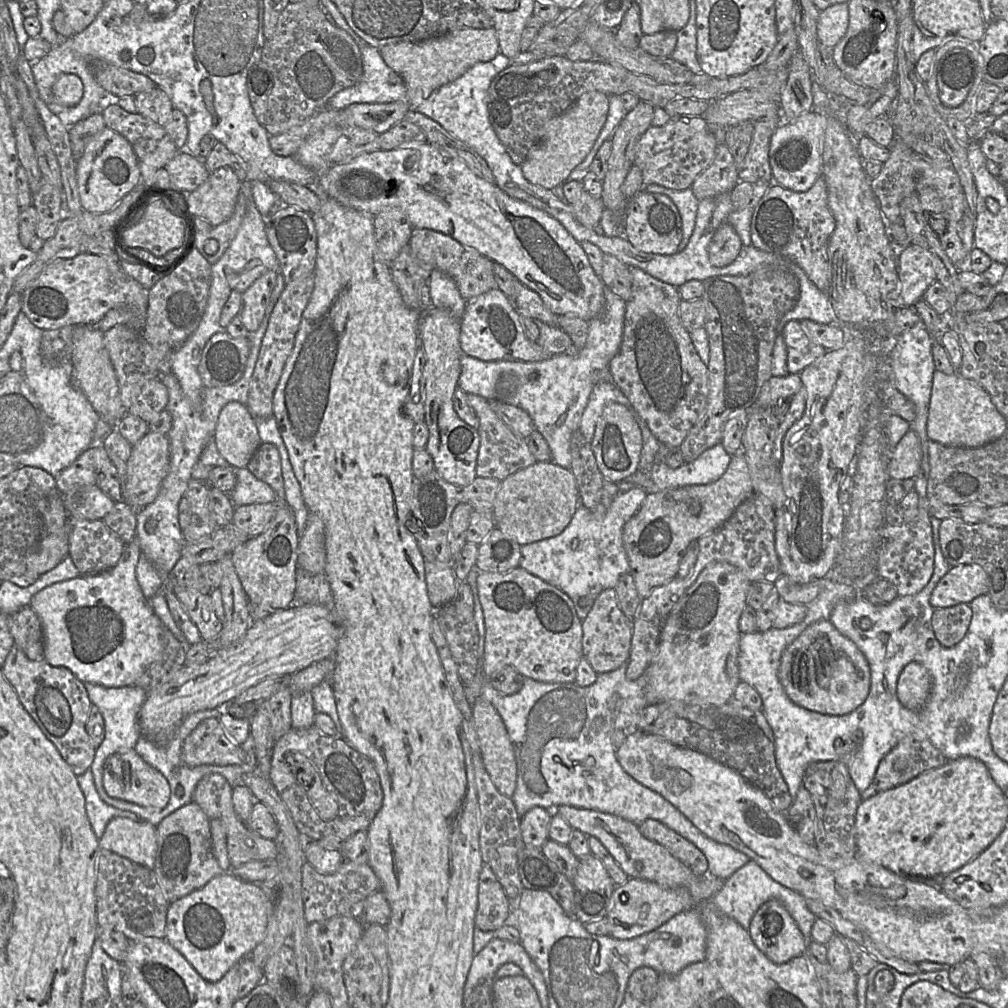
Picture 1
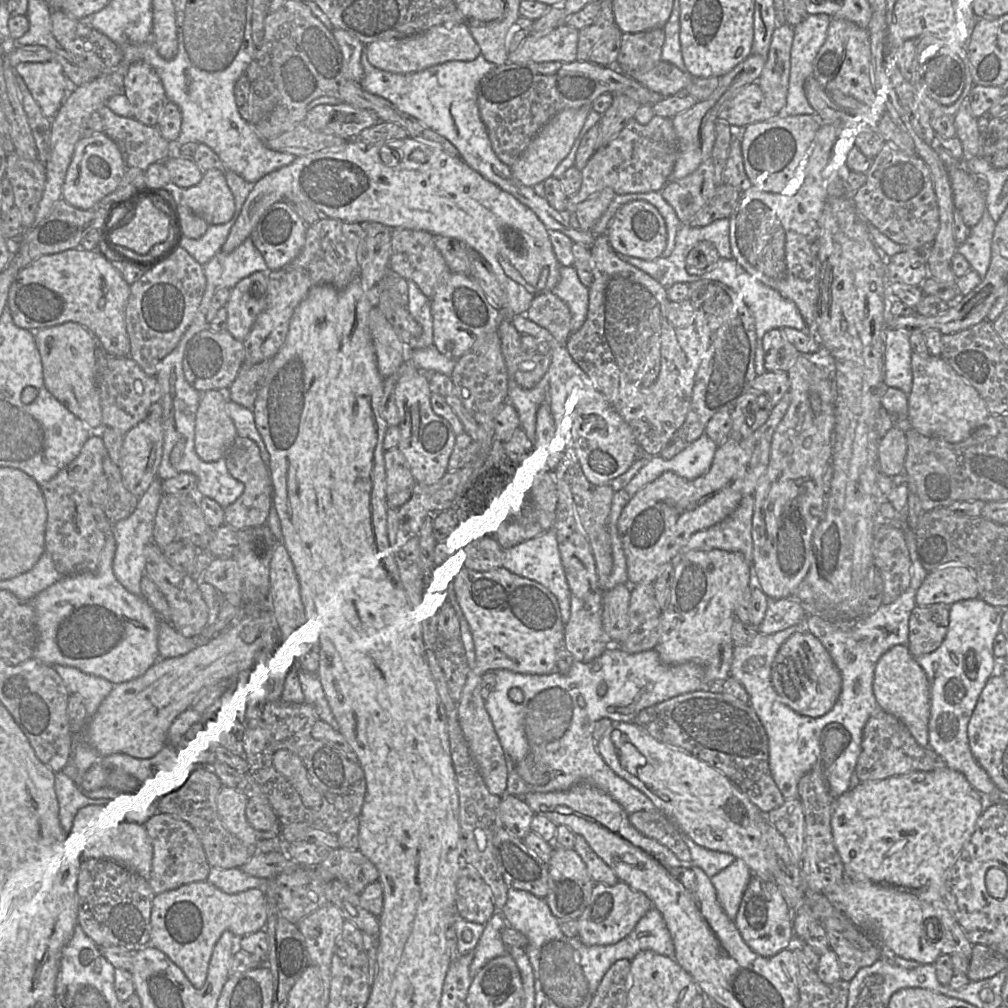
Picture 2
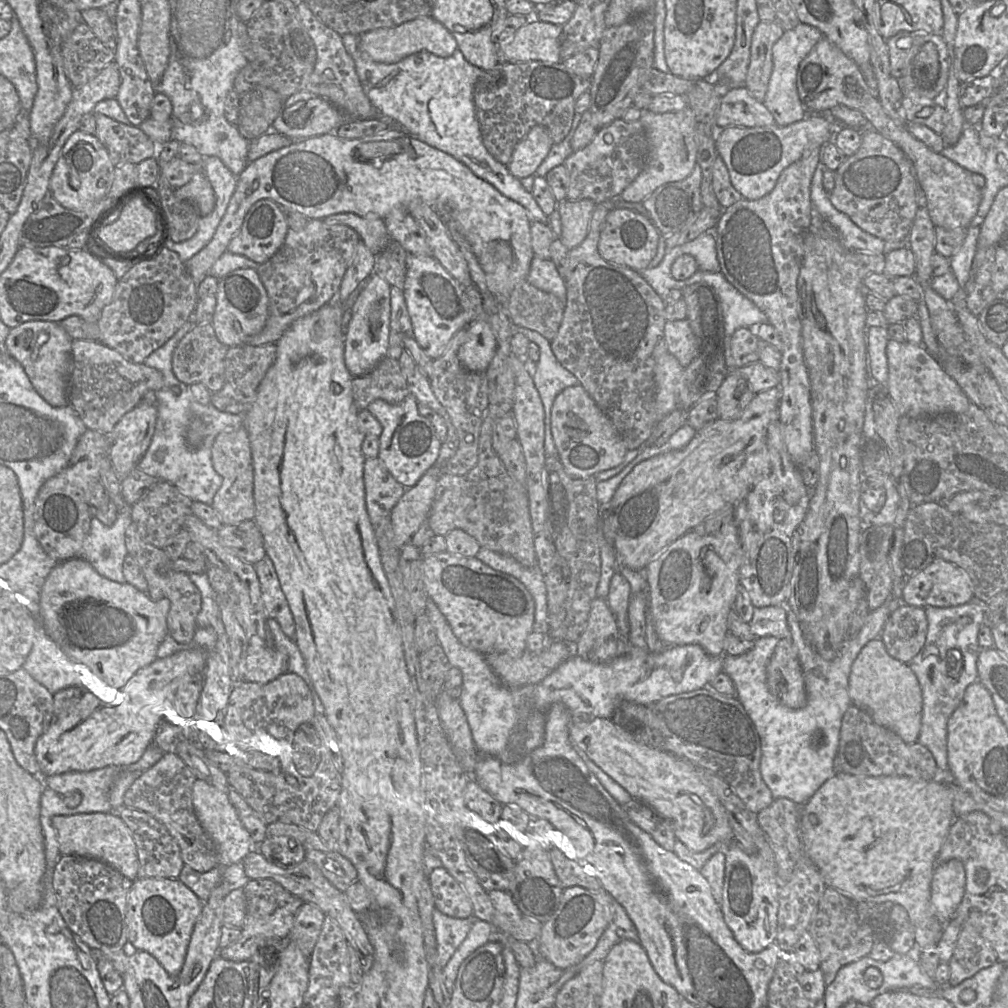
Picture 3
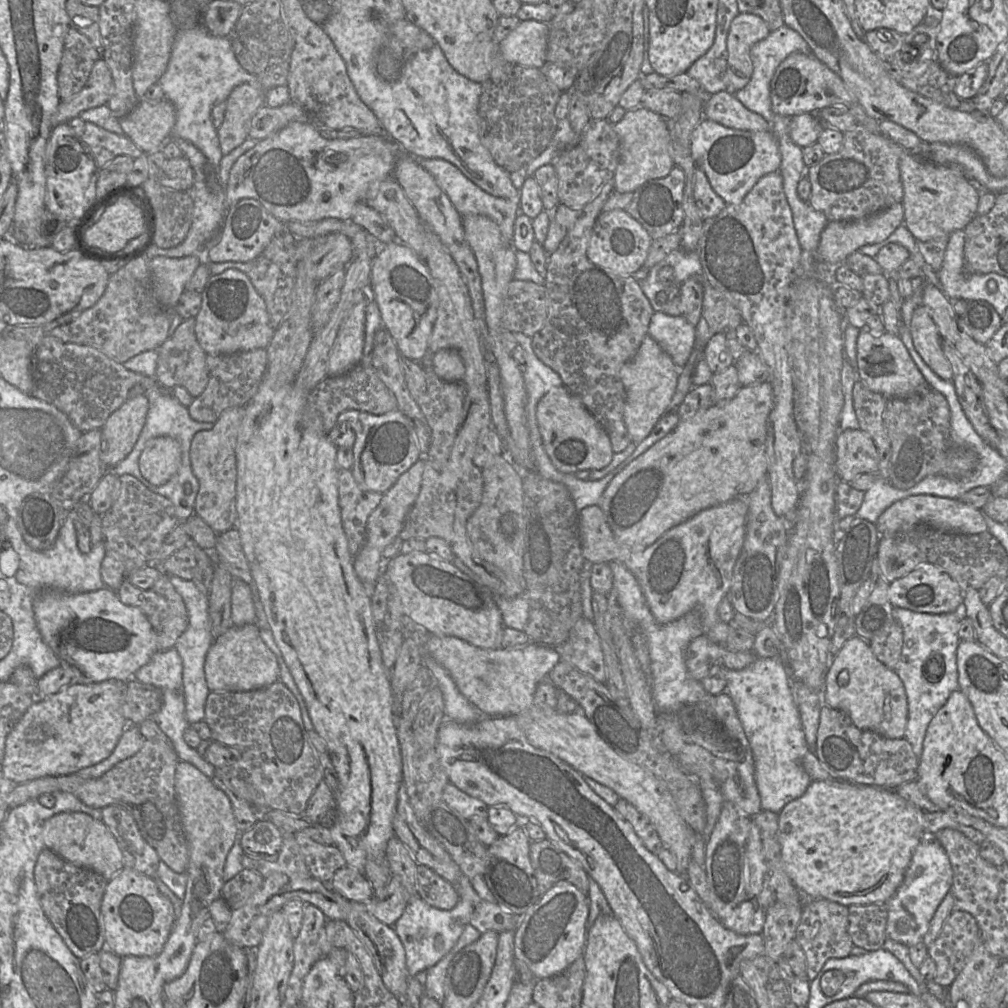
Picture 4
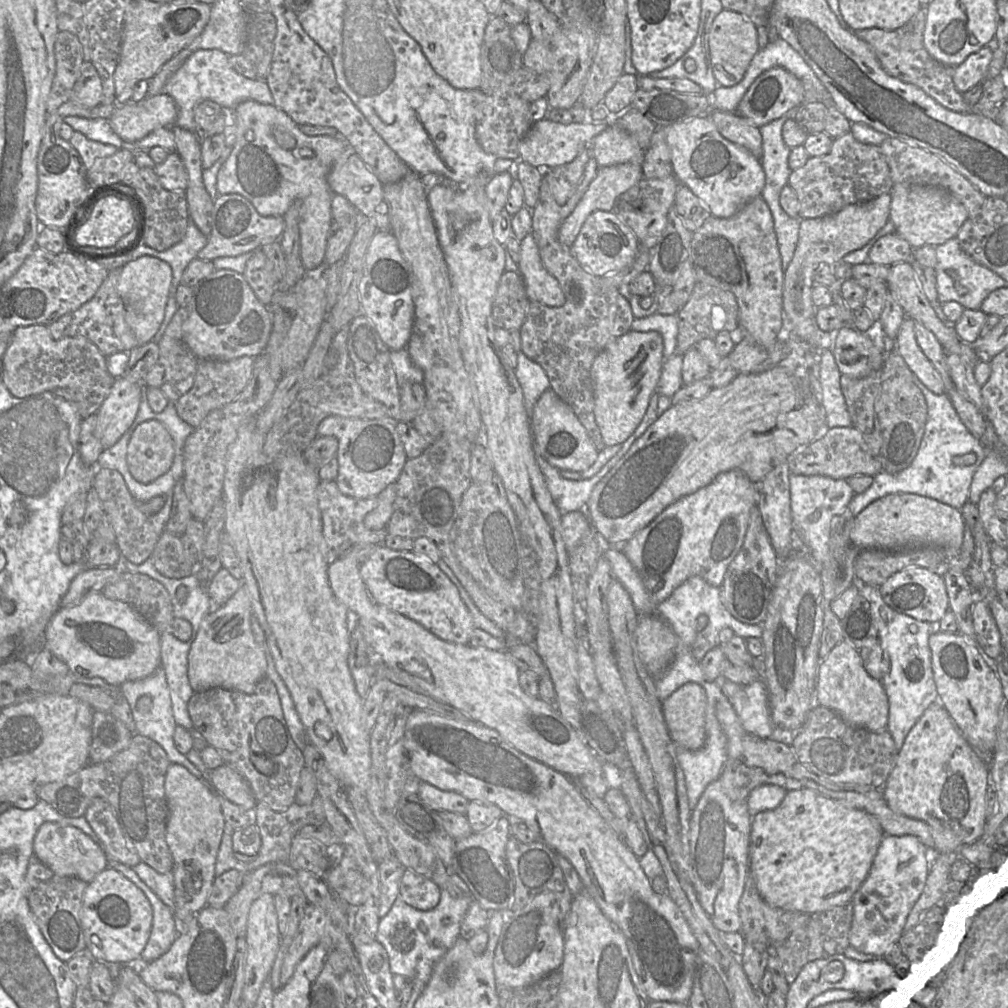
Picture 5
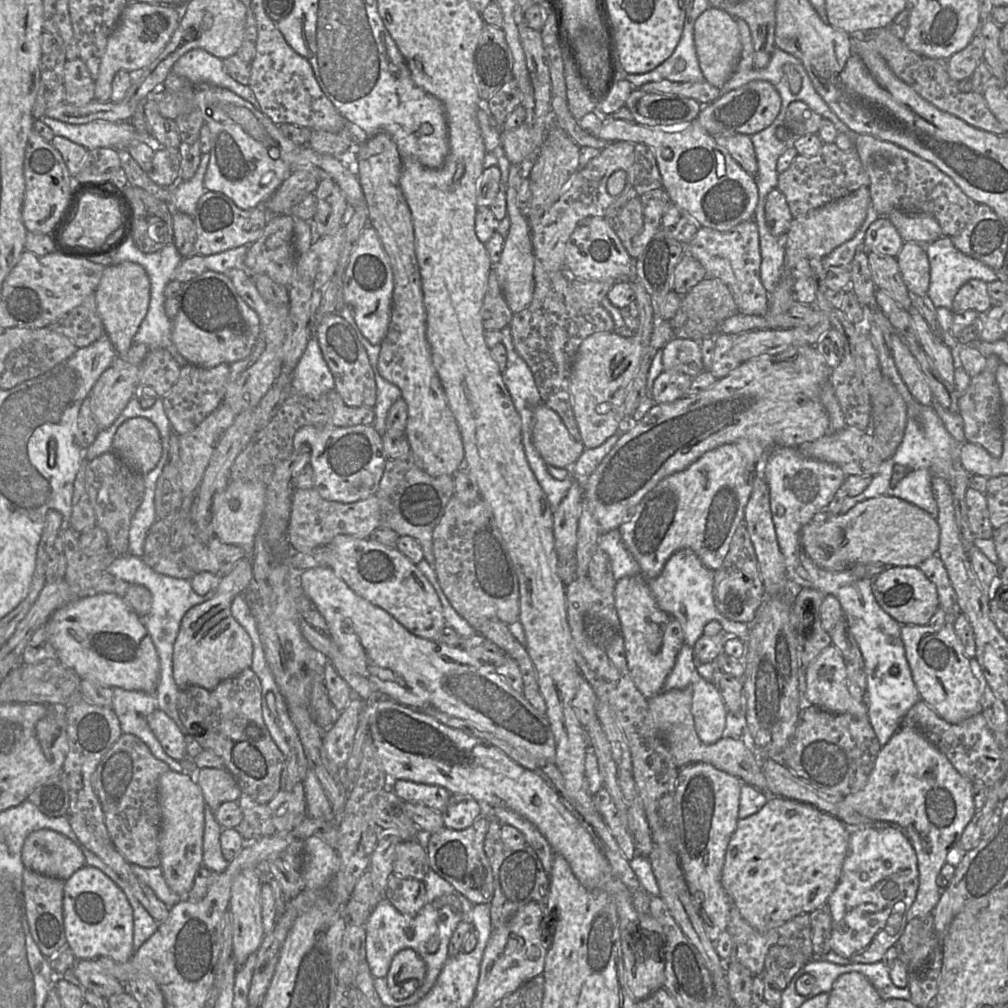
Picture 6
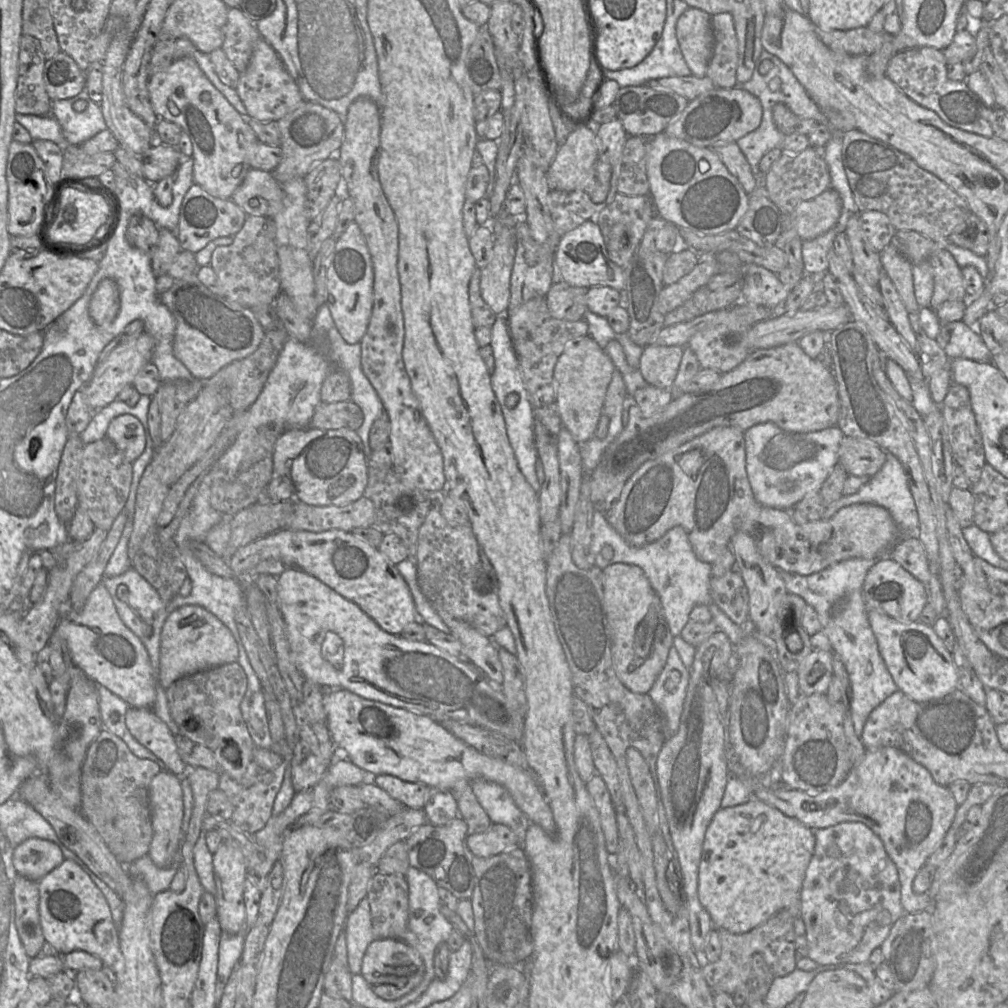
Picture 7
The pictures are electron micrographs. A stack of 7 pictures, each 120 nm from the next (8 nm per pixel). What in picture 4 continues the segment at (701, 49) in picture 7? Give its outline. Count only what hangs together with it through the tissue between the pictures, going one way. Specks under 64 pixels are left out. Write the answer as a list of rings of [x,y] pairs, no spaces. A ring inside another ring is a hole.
[[[740,12],[733,19],[727,36],[727,92],[734,94],[748,84],[753,72],[752,47],[770,32],[767,23],[757,15]]]

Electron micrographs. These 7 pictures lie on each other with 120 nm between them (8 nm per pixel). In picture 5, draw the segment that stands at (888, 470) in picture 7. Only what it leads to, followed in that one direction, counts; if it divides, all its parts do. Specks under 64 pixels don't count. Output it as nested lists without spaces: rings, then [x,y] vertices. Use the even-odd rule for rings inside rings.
[[[914,374],[914,377],[918,380],[917,386],[923,392],[923,395],[925,397],[926,404],[927,404],[927,422],[926,422],[925,432],[924,432],[924,436],[923,436],[919,451],[918,451],[916,457],[914,458],[913,462],[910,464],[910,466],[907,467],[906,469],[902,470],[901,472],[896,473],[896,474],[890,474],[890,473],[887,473],[887,472],[881,470],[879,473],[877,473],[876,476],[874,476],[874,480],[873,480],[873,483],[870,486],[870,488],[868,490],[866,490],[864,493],[855,495],[852,498],[851,502],[849,503],[847,510],[850,511],[854,516],[857,516],[861,511],[863,511],[872,502],[874,502],[880,498],[883,498],[885,496],[894,495],[894,494],[915,494],[915,495],[919,495],[919,496],[923,496],[923,497],[927,497],[927,498],[936,500],[940,503],[946,504],[952,508],[956,508],[956,509],[960,510],[969,500],[970,486],[971,486],[971,482],[972,482],[972,479],[973,479],[973,476],[974,476],[976,470],[988,456],[987,447],[985,447],[983,445],[983,443],[981,443],[981,441],[979,439],[974,437],[972,435],[972,433],[967,429],[967,427],[964,425],[964,423],[961,421],[960,417],[958,416],[949,397],[945,393],[940,394],[940,395],[933,393],[923,383],[920,382],[920,380],[917,378],[917,376],[915,374]]]

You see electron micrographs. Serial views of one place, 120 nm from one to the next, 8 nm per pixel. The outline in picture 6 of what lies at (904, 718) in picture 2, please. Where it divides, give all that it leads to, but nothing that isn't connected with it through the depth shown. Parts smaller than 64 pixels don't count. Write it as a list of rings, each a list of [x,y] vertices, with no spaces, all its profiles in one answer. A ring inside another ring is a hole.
[[[829,646],[805,669],[806,689],[803,697],[808,704],[835,714],[850,714],[859,719],[868,719],[866,694],[847,675],[845,660],[840,651]]]

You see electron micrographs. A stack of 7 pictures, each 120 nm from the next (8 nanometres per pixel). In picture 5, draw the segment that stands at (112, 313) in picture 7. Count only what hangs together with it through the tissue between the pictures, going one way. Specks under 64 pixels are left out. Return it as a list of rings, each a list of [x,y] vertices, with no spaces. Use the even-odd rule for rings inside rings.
[[[153,256],[140,257],[120,269],[117,290],[125,304],[126,322],[140,344],[150,342],[158,333],[171,294],[172,281],[171,266]]]

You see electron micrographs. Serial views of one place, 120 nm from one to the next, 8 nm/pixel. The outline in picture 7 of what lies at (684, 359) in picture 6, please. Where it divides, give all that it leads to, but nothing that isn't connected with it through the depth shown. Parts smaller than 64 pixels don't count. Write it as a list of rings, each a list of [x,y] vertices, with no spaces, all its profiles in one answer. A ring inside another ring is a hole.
[[[646,346],[643,349],[639,371],[648,385],[671,389],[677,375],[685,347]]]

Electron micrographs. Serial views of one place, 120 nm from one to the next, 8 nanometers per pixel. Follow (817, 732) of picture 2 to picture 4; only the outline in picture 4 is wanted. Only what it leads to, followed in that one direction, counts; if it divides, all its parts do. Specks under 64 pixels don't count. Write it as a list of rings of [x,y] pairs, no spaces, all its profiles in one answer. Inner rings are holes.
[[[755,657],[754,662],[742,670],[724,669],[727,682],[725,693],[731,697],[750,743],[755,767],[756,785],[762,811],[779,813],[788,803],[801,797],[812,783],[802,760],[810,751],[803,731],[800,713],[792,692],[792,683],[785,665],[779,657]]]

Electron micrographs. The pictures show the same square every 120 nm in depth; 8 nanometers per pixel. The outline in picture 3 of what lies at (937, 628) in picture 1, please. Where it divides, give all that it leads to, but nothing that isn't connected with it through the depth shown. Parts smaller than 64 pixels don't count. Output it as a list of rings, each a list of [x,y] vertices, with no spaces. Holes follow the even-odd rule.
[[[902,604],[889,617],[879,639],[891,657],[908,663],[923,649],[927,630],[926,610]]]

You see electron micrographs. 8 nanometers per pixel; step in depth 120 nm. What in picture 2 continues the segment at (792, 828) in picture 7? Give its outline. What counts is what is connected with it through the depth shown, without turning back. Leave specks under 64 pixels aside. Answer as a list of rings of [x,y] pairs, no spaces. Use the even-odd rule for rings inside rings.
[[[948,767],[859,782],[836,798],[831,818],[833,840],[843,863],[845,878],[912,893],[921,901],[931,904],[942,929],[940,937],[934,941],[936,946],[943,954],[962,953],[970,960],[973,944],[946,908],[942,886],[947,870],[954,865],[969,842],[985,806],[985,798],[970,785],[964,774]]]

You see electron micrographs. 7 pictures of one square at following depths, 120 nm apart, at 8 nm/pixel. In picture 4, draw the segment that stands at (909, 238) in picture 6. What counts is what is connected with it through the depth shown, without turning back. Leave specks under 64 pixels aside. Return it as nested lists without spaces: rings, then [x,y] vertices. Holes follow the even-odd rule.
[[[901,147],[900,175],[903,184],[903,225],[918,242],[949,236],[963,230],[978,215],[981,189],[976,188],[963,173],[946,165],[937,164]]]

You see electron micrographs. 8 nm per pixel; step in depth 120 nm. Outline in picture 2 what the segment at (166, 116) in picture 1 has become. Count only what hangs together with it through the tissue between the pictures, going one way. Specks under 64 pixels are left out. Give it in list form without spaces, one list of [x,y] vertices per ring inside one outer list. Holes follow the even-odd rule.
[[[137,61],[125,68],[123,94],[132,108],[133,118],[147,126],[156,126],[168,100],[160,78],[151,65]]]

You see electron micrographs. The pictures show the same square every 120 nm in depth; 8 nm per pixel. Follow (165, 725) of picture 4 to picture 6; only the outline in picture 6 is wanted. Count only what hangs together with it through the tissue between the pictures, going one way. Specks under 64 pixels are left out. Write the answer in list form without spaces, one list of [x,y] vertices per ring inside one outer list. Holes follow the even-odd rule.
[[[112,688],[112,710],[120,721],[124,734],[133,734],[140,738],[159,760],[166,763],[170,769],[184,772],[181,762],[165,753],[160,742],[150,729],[147,716],[158,710],[158,699],[155,693]]]

